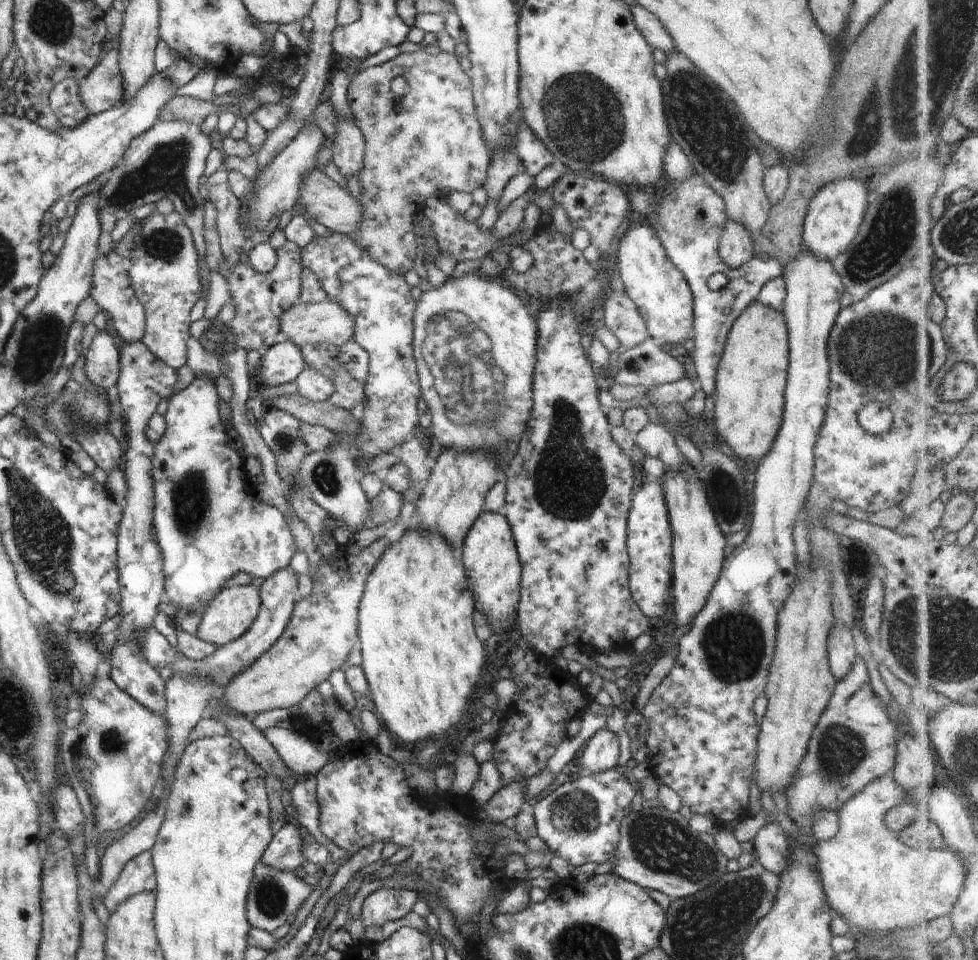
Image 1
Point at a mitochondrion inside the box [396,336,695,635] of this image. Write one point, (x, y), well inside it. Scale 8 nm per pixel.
(568, 478)

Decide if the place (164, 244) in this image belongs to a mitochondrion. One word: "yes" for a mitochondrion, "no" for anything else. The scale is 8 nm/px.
yes

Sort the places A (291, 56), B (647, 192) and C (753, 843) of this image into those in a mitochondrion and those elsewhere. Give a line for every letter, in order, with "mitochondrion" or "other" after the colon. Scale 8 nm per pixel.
A: other
B: other
C: other

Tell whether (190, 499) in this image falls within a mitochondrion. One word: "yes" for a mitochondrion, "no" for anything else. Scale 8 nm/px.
yes

